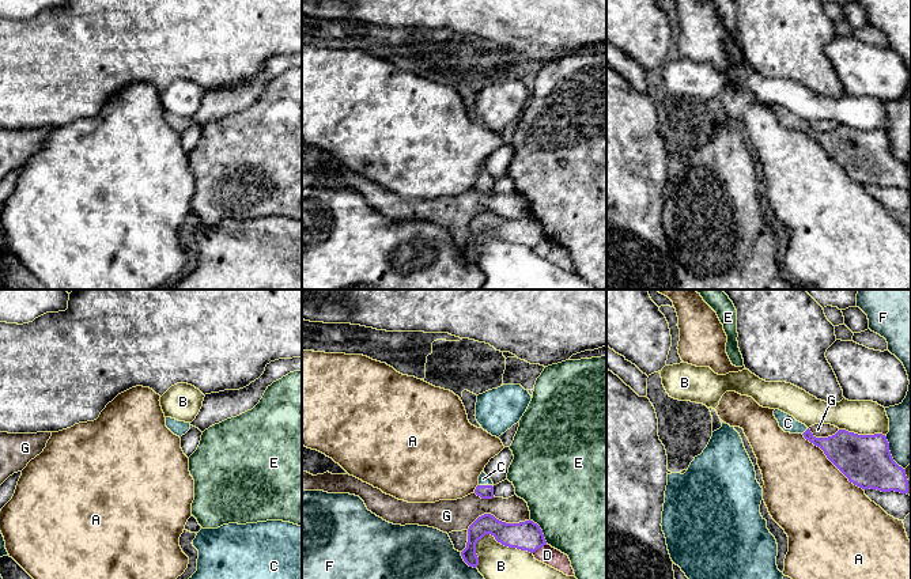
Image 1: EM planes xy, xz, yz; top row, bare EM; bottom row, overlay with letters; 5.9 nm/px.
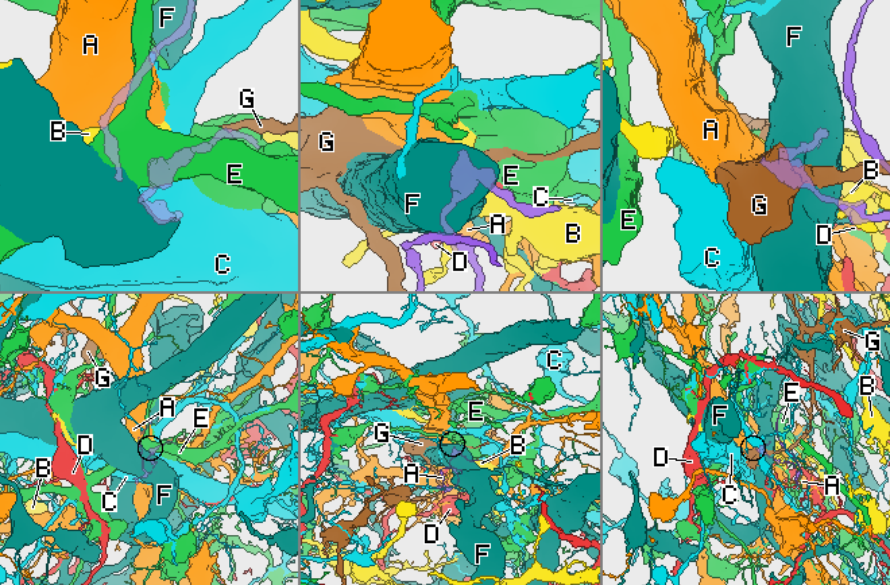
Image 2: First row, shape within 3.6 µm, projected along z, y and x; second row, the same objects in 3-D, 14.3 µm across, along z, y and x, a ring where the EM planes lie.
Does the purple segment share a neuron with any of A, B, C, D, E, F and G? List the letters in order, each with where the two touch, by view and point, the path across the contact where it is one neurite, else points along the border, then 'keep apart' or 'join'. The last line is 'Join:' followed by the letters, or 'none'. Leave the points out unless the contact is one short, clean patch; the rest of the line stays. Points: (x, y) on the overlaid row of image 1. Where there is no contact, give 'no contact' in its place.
A: contact yz (831, 461); keep apart
B: contact xz (491, 534); keep apart
C: contact xz (486, 485); way xz (483, 491), (486, 485), (483, 479); join
D: contact xz (539, 548); border xz (547, 544), (532, 552); keep apart
E: contact xz (541, 530); keep apart
F: contact xz (465, 562); keep apart
G: contact xz (498, 519); keep apart
Join: C

